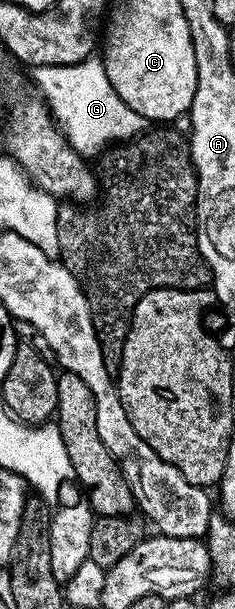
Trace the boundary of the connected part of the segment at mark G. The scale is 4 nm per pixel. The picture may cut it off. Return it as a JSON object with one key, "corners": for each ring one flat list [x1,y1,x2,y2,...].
{"corners":[[92,55,72,65,40,65,34,73,34,84,45,98,55,124,84,159,98,158,108,147,130,141,144,132,143,117,113,91,113,83,109,83,109,75,105,75,105,67,98,56]]}

